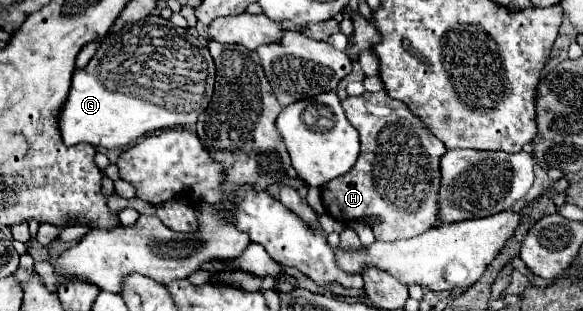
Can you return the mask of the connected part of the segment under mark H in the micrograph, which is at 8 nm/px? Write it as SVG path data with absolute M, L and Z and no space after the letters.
M384 90L372 94L364 92L362 96L348 96L342 100L342 108L346 112L346 118L350 124L360 132L360 156L354 168L348 174L342 174L334 180L330 180L322 188L322 202L326 206L326 212L342 222L360 220L366 222L376 240L392 242L400 240L402 236L418 236L426 232L428 228L434 228L440 224L436 216L436 194L440 188L440 158L446 152L446 146L408 110L408 106L400 100L390 98Z

